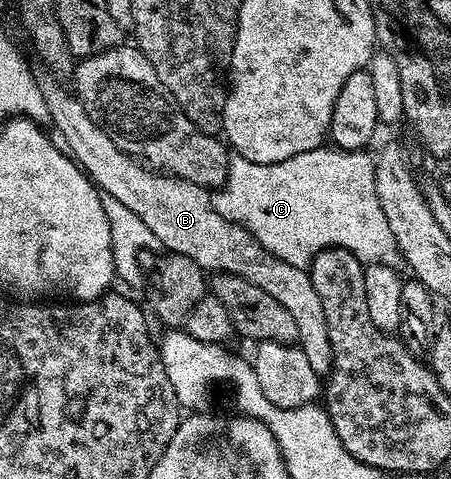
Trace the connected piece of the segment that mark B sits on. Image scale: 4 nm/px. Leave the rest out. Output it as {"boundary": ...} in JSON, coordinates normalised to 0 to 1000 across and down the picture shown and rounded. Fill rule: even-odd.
{"boundary":[[[102,169],[91,184],[104,209],[106,253],[115,267],[142,278],[157,301],[162,336],[195,363],[208,388],[226,405],[255,409],[264,426],[290,434],[290,443],[299,443],[299,451],[308,451],[308,459],[335,476],[341,499],[366,511],[373,528],[415,534],[457,568],[530,576],[583,601],[592,618],[610,618],[610,626],[619,626],[619,635],[645,651],[659,687],[659,714],[690,768],[698,768],[707,785],[727,783],[738,762],[734,710],[725,701],[716,639],[707,635],[707,614],[690,593],[683,562],[636,551],[636,543],[619,543],[619,534],[601,534],[601,526],[592,526],[592,518],[583,518],[574,501],[557,493],[557,484],[486,451],[457,390],[315,342],[297,324],[262,305],[246,282],[228,276],[228,267],[220,267],[202,242],[193,242],[169,194],[153,190],[151,196],[140,182],[124,180],[135,175],[118,171]]]}

